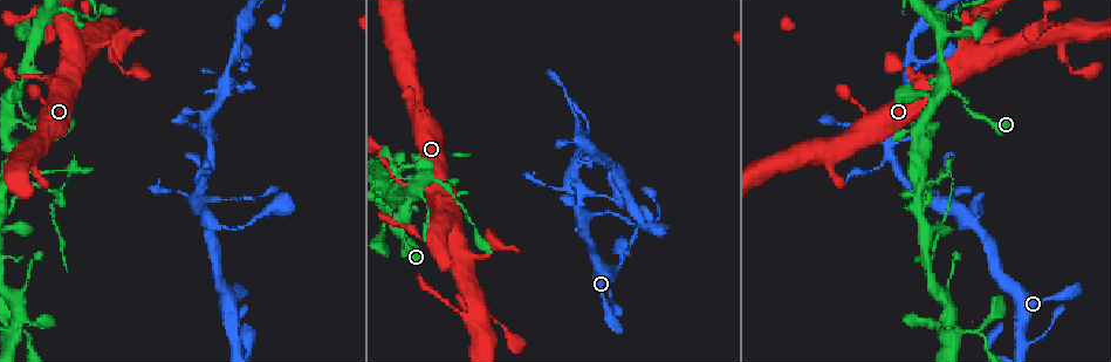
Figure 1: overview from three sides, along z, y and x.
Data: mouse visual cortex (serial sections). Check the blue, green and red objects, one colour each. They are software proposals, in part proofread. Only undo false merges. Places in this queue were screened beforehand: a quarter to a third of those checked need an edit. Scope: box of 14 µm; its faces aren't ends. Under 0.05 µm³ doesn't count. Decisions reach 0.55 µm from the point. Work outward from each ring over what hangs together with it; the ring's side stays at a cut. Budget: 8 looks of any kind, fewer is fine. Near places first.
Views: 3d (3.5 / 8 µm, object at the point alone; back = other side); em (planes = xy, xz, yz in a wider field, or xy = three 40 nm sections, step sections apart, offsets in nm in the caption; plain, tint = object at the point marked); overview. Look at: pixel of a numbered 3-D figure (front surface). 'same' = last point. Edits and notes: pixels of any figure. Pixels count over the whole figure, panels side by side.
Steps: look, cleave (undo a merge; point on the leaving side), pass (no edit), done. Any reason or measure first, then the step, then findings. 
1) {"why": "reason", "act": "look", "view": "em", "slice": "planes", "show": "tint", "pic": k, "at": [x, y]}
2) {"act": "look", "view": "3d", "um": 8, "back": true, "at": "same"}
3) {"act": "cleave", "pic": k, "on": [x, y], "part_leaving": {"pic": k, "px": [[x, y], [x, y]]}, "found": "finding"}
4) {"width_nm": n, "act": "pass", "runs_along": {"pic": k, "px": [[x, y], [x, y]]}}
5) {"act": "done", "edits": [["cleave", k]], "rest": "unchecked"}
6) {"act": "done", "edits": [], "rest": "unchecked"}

{"why": "abrupt turn", "act": "look", "view": "3d", "um": 3.5, "pic": 1, "at": [386, 200]}

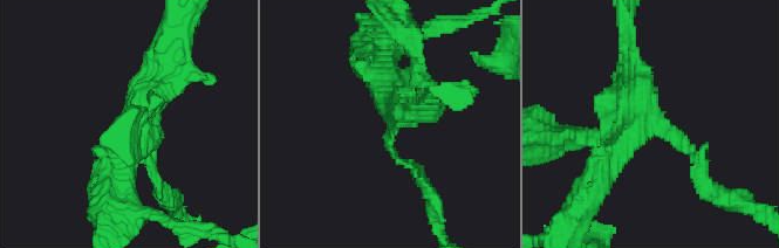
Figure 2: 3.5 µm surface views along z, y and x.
{"act": "look", "view": "em", "slice": "xy", "step": 2, "show": "tint", "pic": 2, "at": [645, 118]}

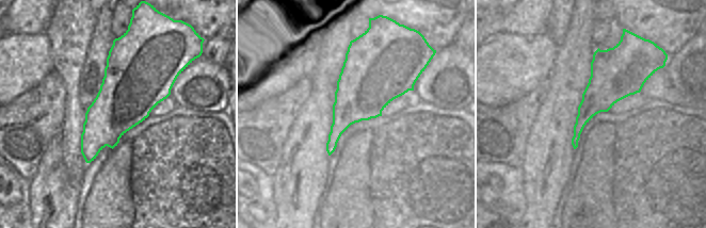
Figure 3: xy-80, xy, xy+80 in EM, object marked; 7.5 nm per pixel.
{"act": "pass", "runs_along": {"pic": 2, "px": [[410, 167], [388, 146], [391, 104], [374, 68]]}, "found": "all the same cell"}

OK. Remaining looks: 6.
{"why": "calibre changes", "act": "look", "view": "3d", "um": 8, "pic": 1, "at": [933, 9]}

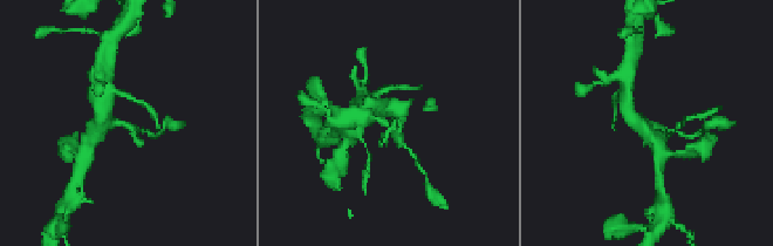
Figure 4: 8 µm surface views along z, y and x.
{"why": "closer look", "act": "look", "view": "3d", "um": 3.5, "pic": 4, "at": [127, 126]}

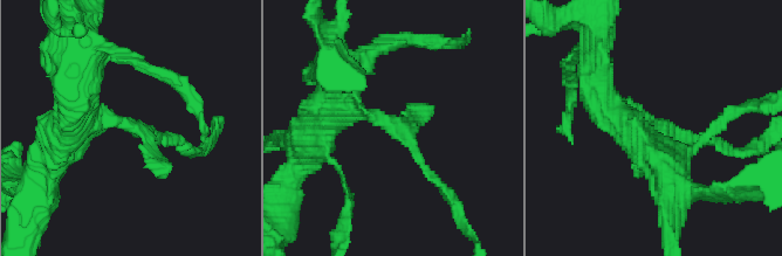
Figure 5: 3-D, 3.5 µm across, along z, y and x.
{"act": "look", "view": "em", "slice": "xy", "step": 1, "show": "tint", "pic": 5, "at": [659, 125]}

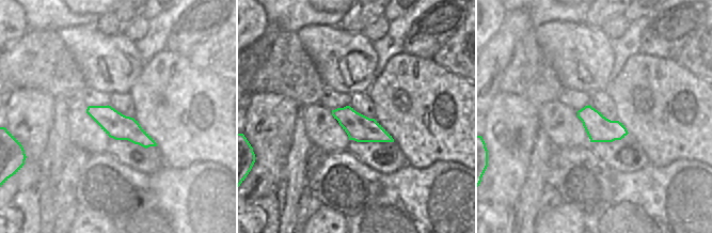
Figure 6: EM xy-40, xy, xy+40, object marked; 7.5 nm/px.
{"act": "cleave", "pic": 5, "on": [157, 154], "border": {"pic": 6, "px": [[95, 106], [91, 114], [98, 123]]}, "found": "two cells meet here"}

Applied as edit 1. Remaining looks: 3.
{"act": "done", "edits": [["cleave", 5]], "rest": "unchecked"}

